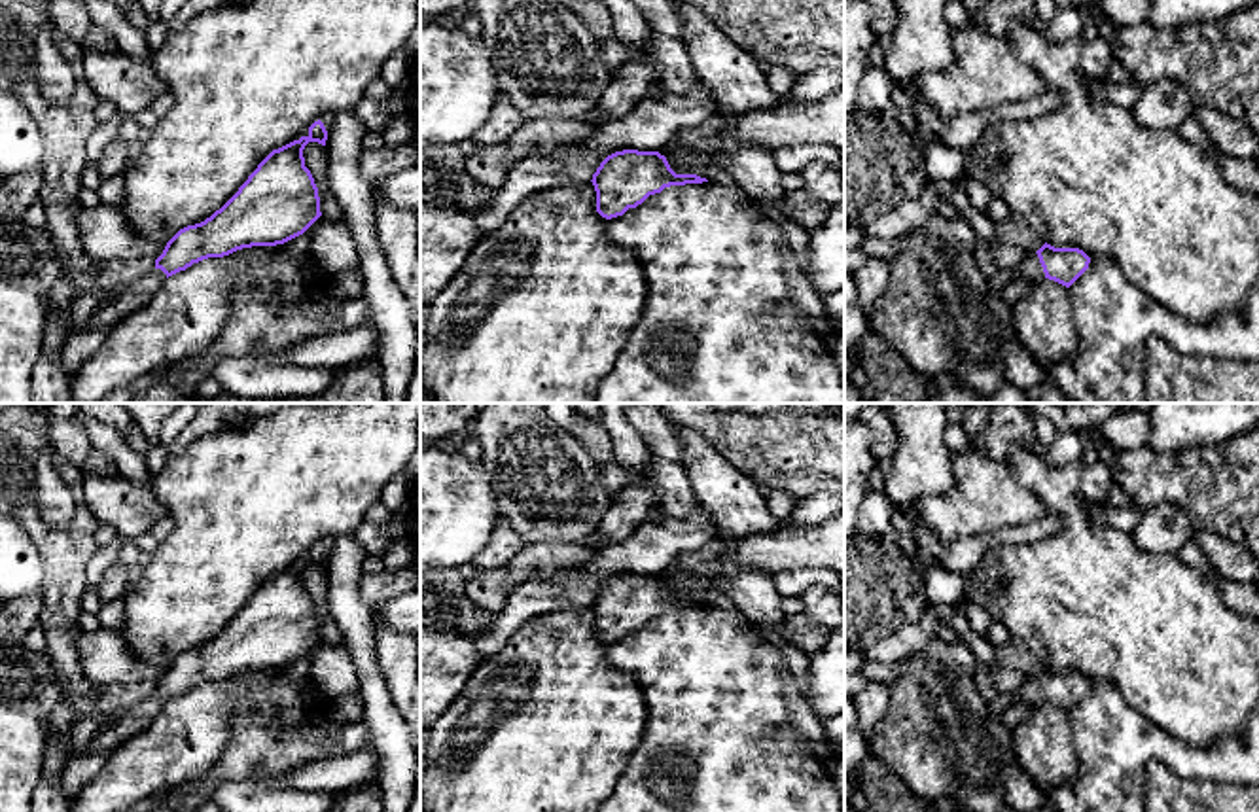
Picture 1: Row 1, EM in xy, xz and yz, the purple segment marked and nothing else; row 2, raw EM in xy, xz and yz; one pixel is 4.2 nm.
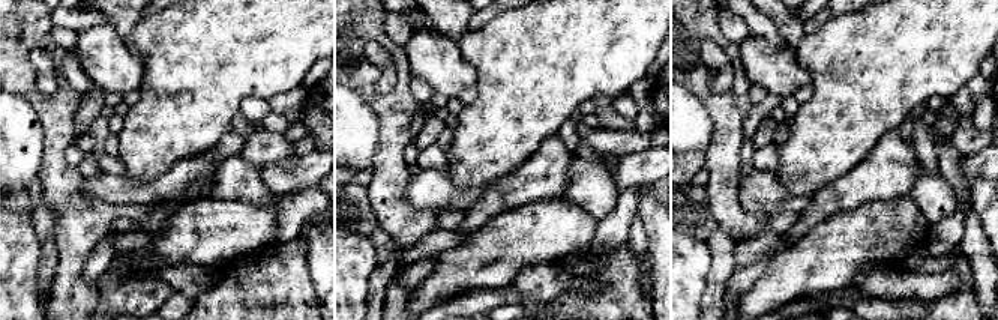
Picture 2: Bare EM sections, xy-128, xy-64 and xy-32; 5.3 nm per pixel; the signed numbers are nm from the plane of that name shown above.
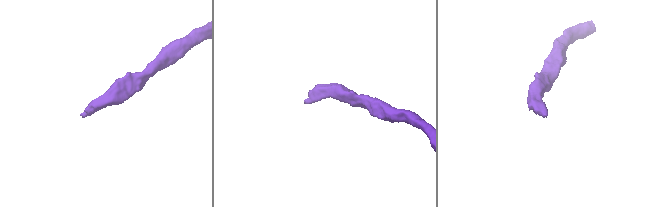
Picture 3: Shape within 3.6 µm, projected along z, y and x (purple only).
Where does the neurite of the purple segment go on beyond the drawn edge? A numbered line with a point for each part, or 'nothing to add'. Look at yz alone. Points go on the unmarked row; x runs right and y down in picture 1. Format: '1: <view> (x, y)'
1: yz (1030, 691)

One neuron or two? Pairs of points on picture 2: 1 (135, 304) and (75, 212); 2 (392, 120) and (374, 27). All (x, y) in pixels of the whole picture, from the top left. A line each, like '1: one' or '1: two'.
1: two
2: one

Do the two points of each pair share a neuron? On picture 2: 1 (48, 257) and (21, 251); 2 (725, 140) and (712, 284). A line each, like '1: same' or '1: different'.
1: different
2: different

